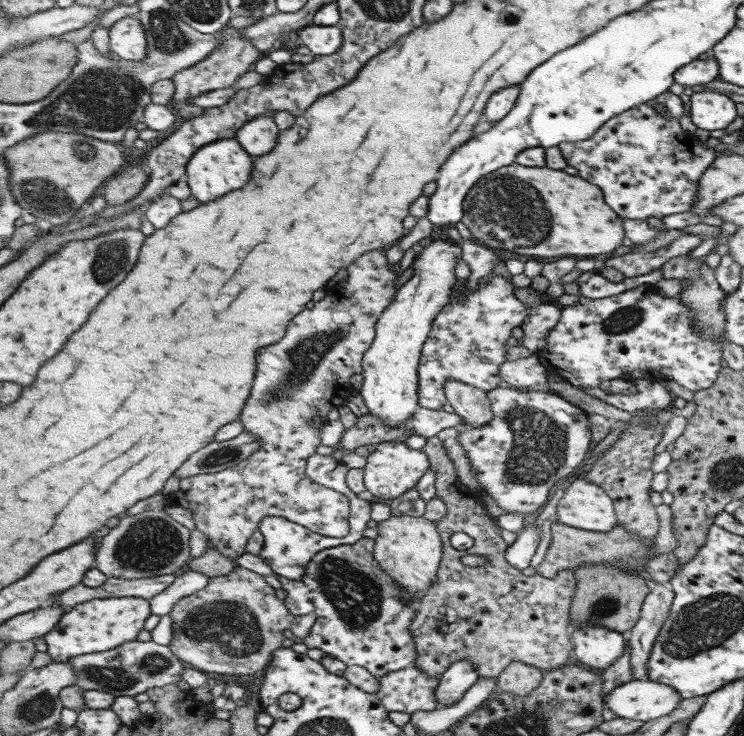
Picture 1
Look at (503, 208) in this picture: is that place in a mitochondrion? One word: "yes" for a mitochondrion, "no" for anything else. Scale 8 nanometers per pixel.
yes

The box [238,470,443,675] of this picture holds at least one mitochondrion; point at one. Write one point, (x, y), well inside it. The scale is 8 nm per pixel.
(357, 597)

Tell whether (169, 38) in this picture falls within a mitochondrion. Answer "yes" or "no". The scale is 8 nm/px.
yes

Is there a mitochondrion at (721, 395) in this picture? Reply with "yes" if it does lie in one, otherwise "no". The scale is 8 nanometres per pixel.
no

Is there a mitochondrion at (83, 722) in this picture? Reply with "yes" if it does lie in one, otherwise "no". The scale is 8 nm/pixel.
no

